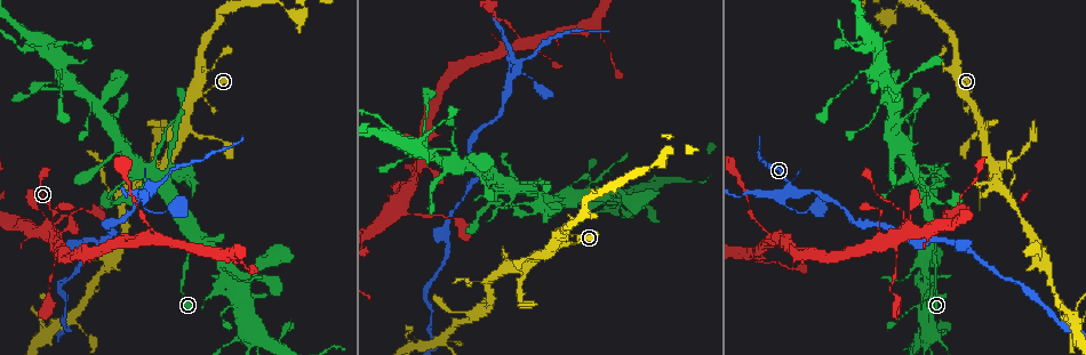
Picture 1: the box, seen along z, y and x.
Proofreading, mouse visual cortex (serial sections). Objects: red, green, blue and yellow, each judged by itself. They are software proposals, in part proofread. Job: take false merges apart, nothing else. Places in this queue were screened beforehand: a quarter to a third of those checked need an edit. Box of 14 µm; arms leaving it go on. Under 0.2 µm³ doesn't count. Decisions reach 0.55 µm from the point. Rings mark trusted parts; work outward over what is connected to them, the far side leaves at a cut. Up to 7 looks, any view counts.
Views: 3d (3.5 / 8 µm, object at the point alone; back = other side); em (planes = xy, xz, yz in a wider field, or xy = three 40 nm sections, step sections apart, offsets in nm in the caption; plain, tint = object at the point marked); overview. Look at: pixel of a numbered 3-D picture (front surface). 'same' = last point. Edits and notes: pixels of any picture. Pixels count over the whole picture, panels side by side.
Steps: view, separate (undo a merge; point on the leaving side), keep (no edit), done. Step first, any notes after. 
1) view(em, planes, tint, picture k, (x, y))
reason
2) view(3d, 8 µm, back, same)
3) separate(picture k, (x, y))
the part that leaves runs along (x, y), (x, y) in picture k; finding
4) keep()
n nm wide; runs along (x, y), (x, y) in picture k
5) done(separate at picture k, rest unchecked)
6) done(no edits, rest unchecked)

view(3d, 3.5 µm, back, picture 1, (48, 228))
abrupt turn

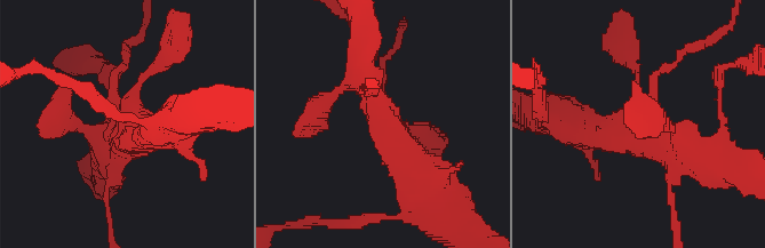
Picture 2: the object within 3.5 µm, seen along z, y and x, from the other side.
view(em, xy, step 3, tint, picture 2, (127, 124))
need the tissue

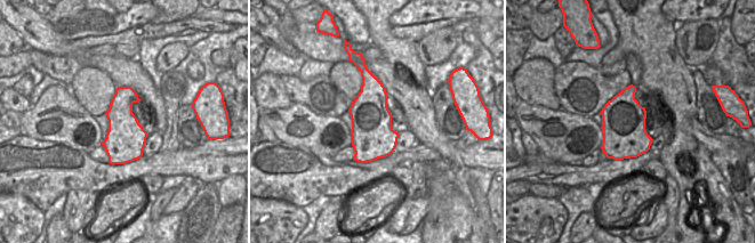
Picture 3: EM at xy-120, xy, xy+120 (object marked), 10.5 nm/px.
keep()
runs along (670, 66), (655, 73), (640, 126), (696, 158) in picture 2; all the same cell

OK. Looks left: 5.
view(3d, 3.5 µm, picture 1, (793, 191))
branch point

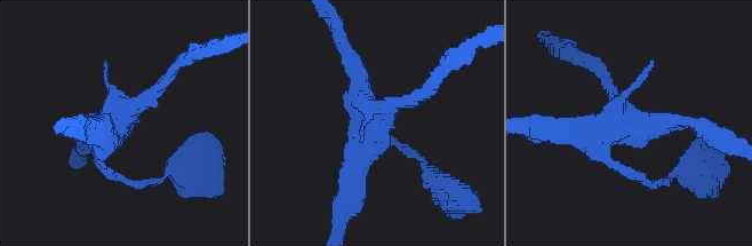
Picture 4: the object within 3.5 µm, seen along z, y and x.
view(em, xy, step 3, tint, picture 4, (626, 115))

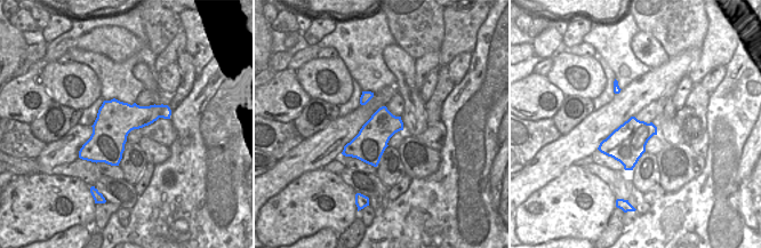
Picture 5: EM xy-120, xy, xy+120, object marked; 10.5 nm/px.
keep()
runs along (431, 89), (382, 110), (350, 180) in picture 4; all the same cell

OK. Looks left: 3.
view(3d, 3.5 µm, picture 1, (174, 164))
sharp bend

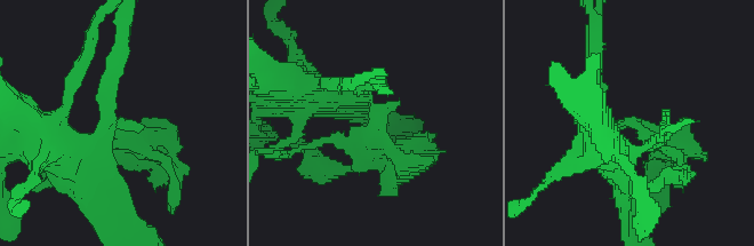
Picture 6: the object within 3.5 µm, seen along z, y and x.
view(em, xy, step 2, tint, picture 6, (370, 107))
shape alone is not enough

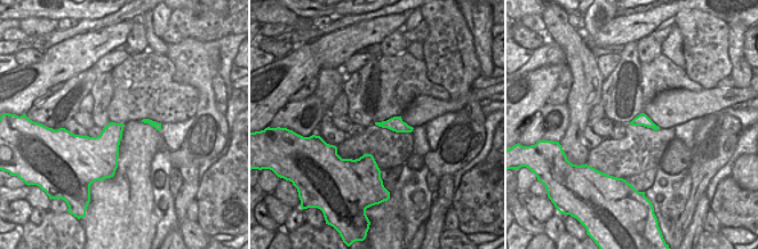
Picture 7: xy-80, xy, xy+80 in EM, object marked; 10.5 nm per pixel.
view(em, xy, step 3, tint, same)

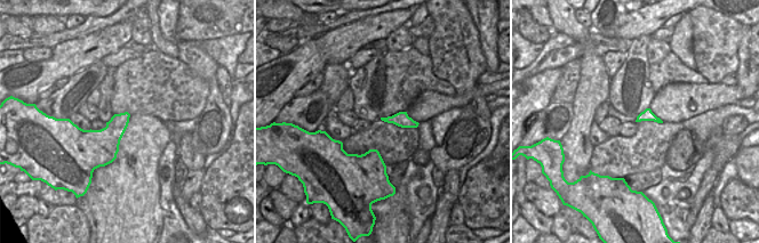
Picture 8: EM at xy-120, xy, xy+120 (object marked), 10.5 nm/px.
keep()
runs along (330, 104), (369, 98), (403, 155) in picture 6; one cell here

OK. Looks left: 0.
done(no edits, rest unchecked)

